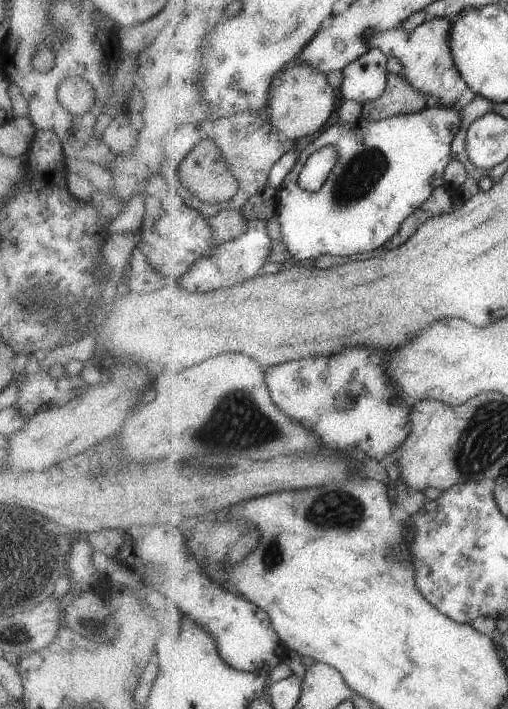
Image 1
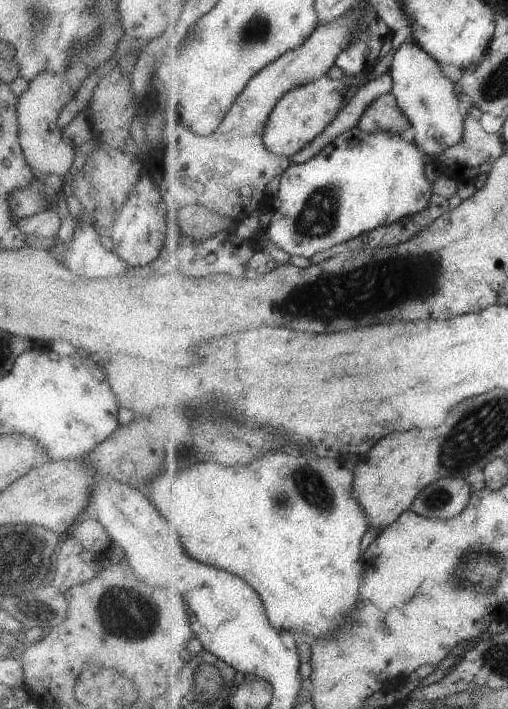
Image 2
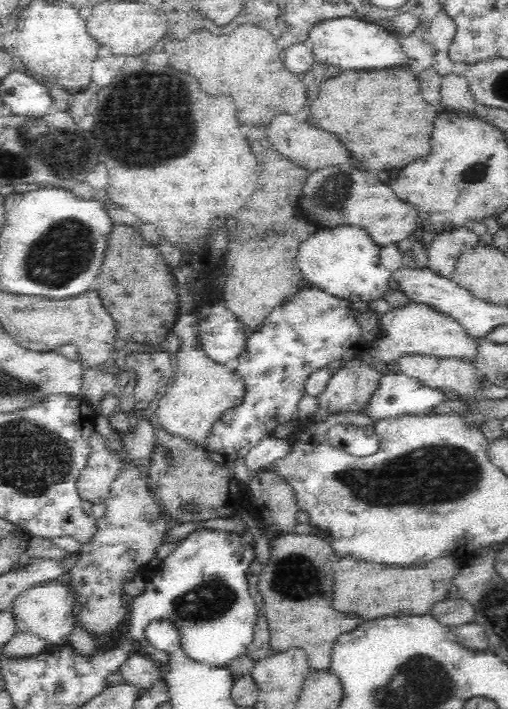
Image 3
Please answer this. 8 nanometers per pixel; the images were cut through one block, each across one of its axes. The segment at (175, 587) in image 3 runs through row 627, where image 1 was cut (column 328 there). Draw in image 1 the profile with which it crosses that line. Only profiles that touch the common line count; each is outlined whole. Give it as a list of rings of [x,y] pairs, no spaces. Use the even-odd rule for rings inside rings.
[[[468,87],[455,107],[435,104],[419,113],[374,122],[362,117],[355,122],[339,120],[309,143],[278,186],[282,240],[293,254],[293,259],[301,264],[304,260],[316,260],[323,254],[351,256],[359,252],[373,252],[385,242],[391,242],[410,214],[423,206],[435,189],[446,184],[446,169],[452,162],[452,143],[462,124],[460,110],[476,96]],[[325,146],[333,146],[337,150],[337,165],[319,192],[304,190],[297,182],[299,174],[307,158]]]

